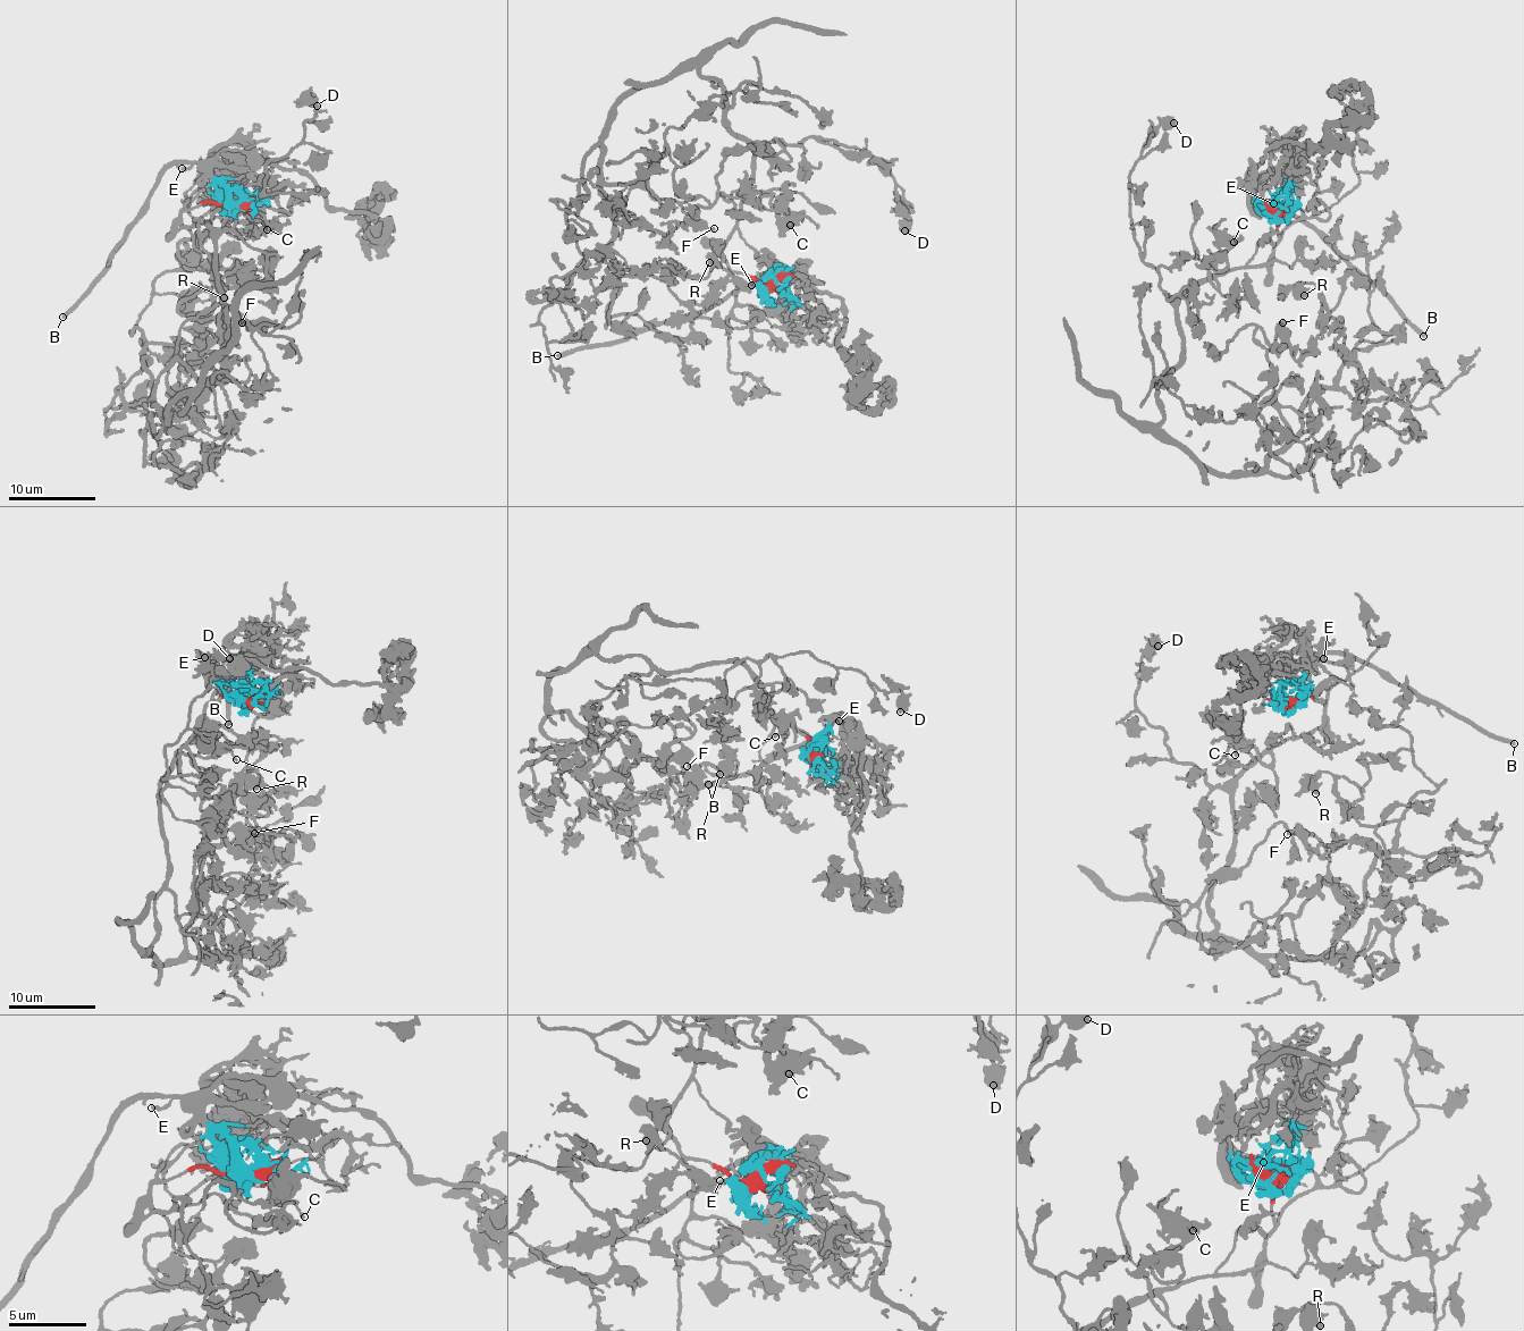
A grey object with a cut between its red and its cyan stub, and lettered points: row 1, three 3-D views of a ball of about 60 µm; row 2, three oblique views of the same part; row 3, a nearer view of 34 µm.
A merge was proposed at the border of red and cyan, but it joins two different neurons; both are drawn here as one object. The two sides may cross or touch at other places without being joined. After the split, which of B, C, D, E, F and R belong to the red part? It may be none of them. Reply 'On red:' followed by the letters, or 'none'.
On red: C, D, F, R

